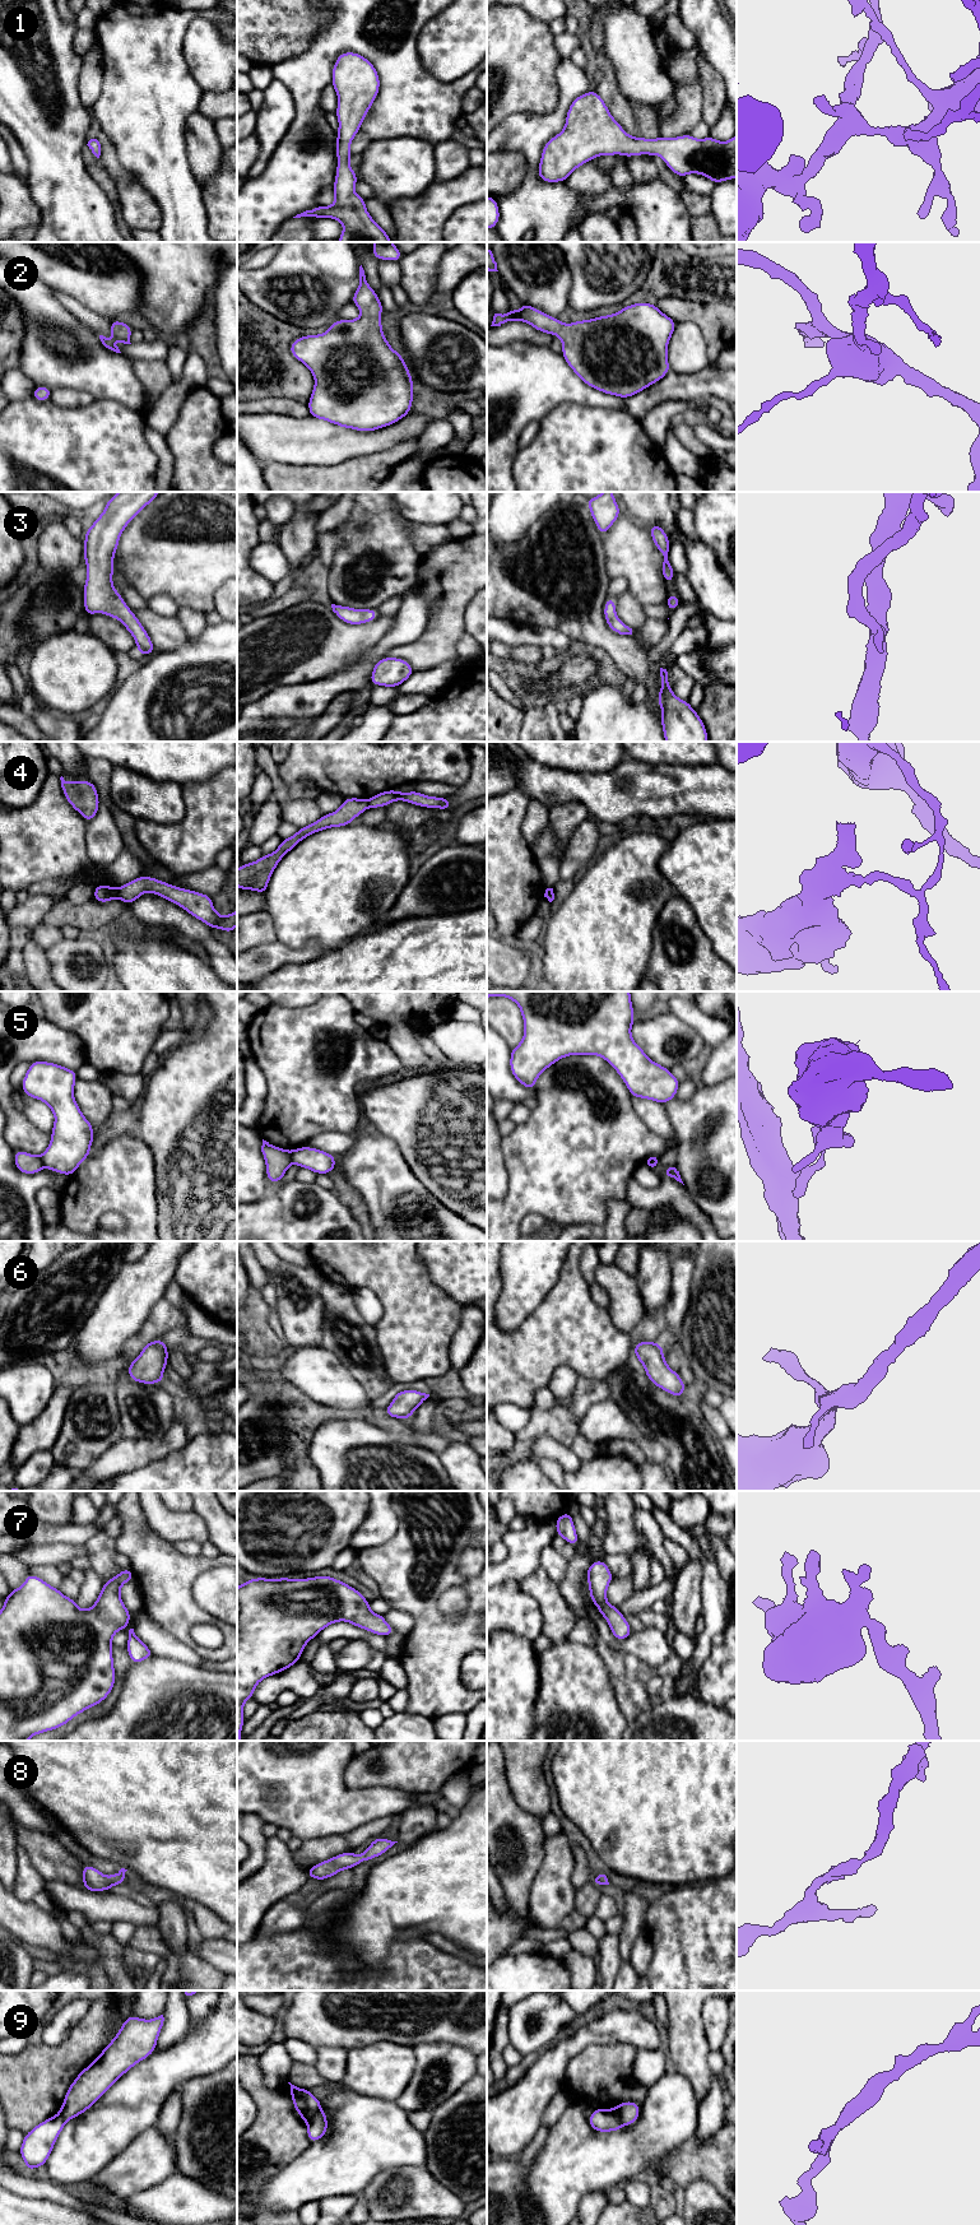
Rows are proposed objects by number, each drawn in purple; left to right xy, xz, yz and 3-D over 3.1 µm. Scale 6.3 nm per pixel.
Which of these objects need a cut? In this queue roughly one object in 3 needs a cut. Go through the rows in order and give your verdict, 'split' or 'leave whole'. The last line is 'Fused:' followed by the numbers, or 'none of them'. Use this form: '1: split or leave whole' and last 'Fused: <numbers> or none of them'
1: leave whole
2: leave whole
3: leave whole
4: split
5: split
6: leave whole
7: leave whole
8: leave whole
9: split
Fused: 4, 5, 9

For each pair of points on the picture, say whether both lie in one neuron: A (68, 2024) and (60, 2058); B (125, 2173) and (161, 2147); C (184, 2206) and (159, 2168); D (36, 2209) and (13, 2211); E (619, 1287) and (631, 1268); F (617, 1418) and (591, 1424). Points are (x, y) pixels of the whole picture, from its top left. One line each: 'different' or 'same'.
A: different
B: same
C: different
D: same
E: different
F: same

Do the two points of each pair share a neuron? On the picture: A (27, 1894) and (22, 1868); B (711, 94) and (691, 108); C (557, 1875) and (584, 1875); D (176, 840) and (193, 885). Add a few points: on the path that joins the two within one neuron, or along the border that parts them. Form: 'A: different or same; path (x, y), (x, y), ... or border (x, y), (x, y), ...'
A: same; path (27, 1887), (26, 1875)
B: different; border (698, 77), (702, 84), (702, 120)
C: different; border (569, 1845), (575, 1862), (572, 1886), (576, 1890)
D: different; border (161, 863), (176, 874), (191, 874), (214, 865)

